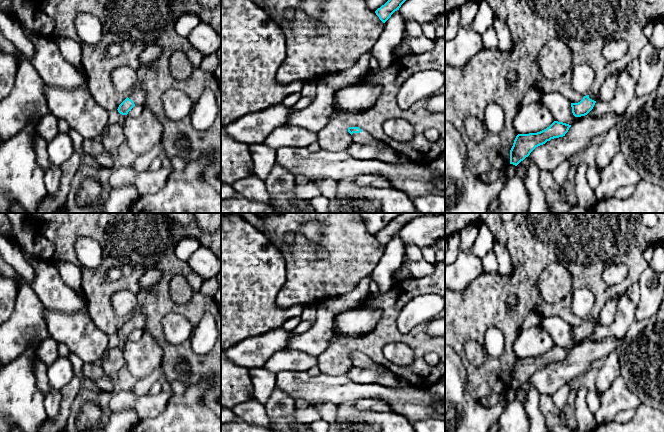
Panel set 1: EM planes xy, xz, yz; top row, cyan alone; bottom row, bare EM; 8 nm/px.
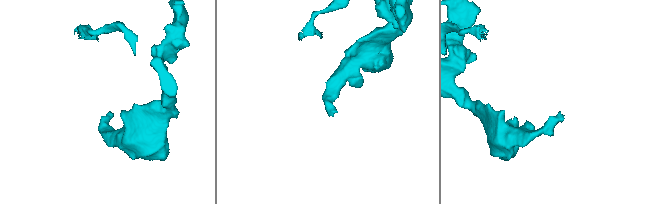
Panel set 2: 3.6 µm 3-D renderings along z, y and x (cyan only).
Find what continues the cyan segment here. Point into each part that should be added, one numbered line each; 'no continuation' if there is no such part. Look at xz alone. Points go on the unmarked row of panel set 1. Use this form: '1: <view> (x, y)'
1: xz (363, 361)

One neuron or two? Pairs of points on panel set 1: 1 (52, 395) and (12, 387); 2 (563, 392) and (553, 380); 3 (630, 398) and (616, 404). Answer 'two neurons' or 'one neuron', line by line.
1: two neurons
2: two neurons
3: one neuron

